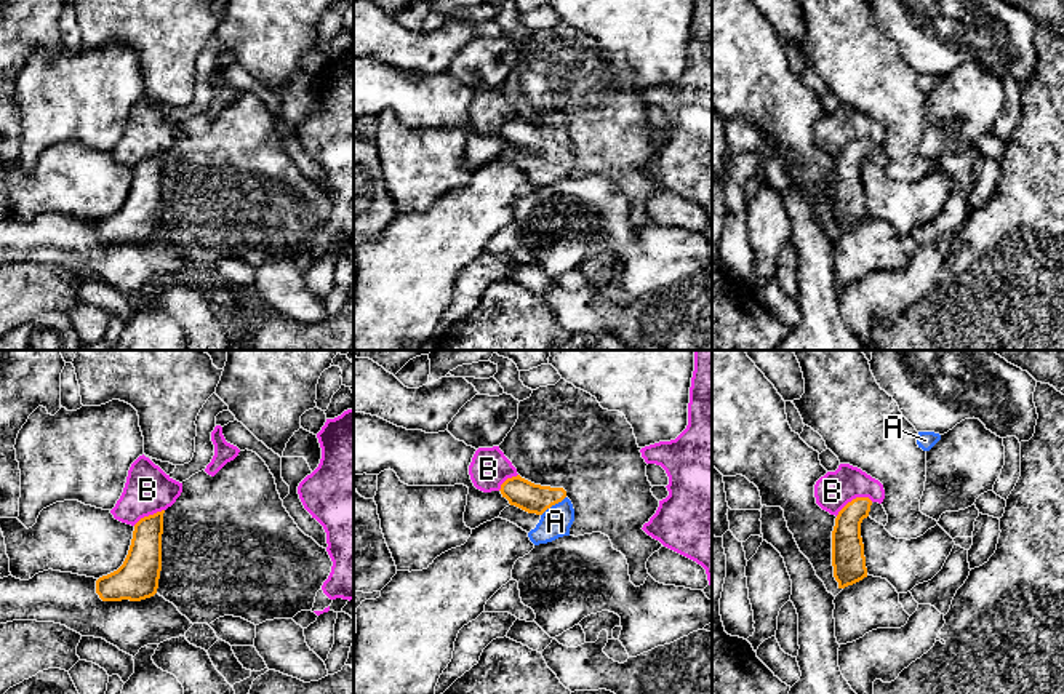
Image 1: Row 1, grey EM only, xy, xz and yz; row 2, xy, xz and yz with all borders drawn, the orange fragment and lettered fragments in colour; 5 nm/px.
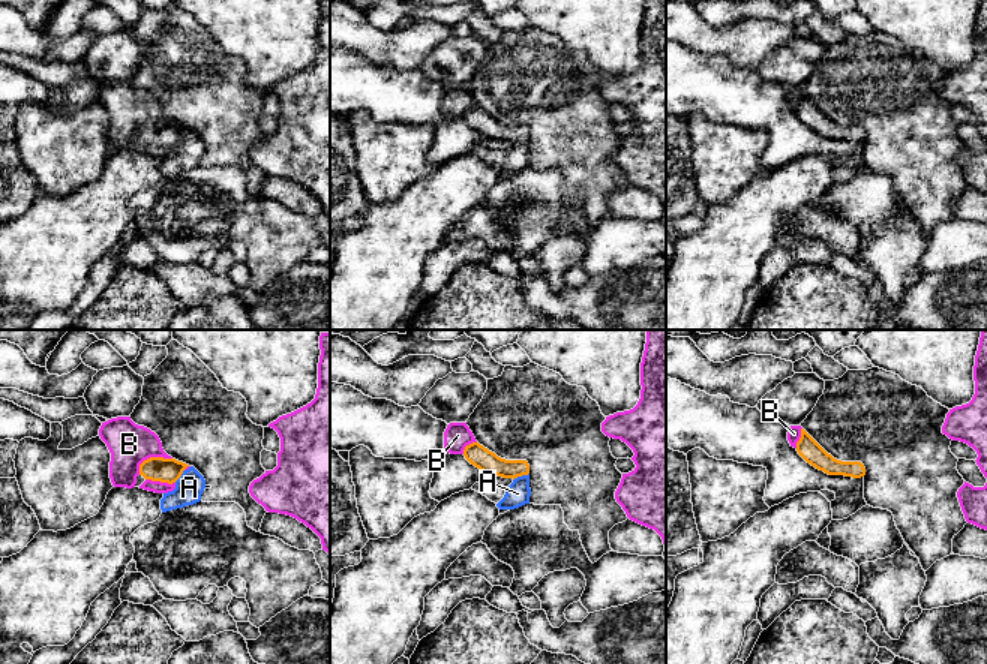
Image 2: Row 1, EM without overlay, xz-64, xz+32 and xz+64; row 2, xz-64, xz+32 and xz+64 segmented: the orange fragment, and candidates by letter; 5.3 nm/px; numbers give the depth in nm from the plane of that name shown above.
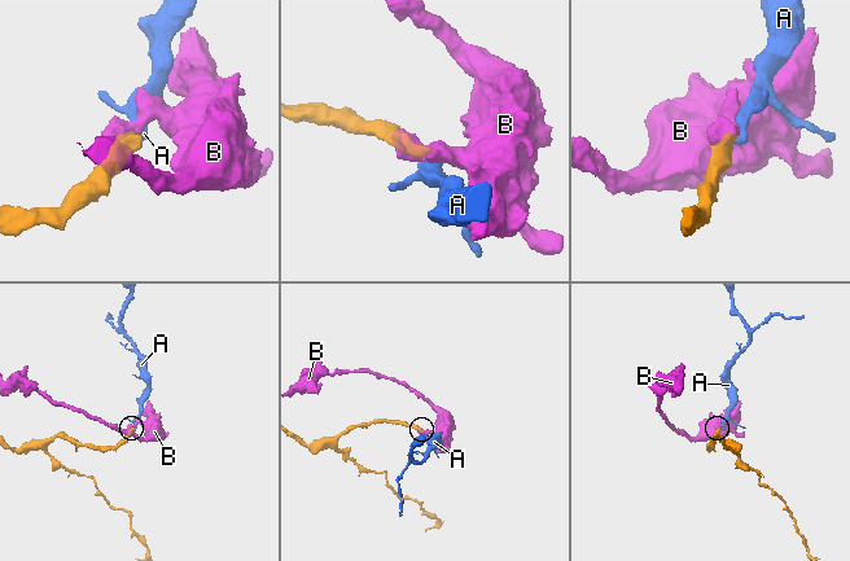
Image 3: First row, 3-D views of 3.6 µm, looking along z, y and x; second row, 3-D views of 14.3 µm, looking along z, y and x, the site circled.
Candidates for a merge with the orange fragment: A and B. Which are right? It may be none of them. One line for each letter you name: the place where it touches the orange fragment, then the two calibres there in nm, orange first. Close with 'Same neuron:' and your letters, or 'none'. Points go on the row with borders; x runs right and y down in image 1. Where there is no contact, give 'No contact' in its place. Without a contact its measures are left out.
A: Touches orange at xz (552, 504). Thickness 150 nm (orange) against 160 nm
Same neuron: A

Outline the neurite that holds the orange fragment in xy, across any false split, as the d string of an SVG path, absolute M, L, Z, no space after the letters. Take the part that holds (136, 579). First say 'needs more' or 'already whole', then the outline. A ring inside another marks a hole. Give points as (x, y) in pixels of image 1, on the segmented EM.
already whole | M163 513L141 518L134 524L131 545L123 564L96 580L102 601L141 601L157 593L162 571Z

